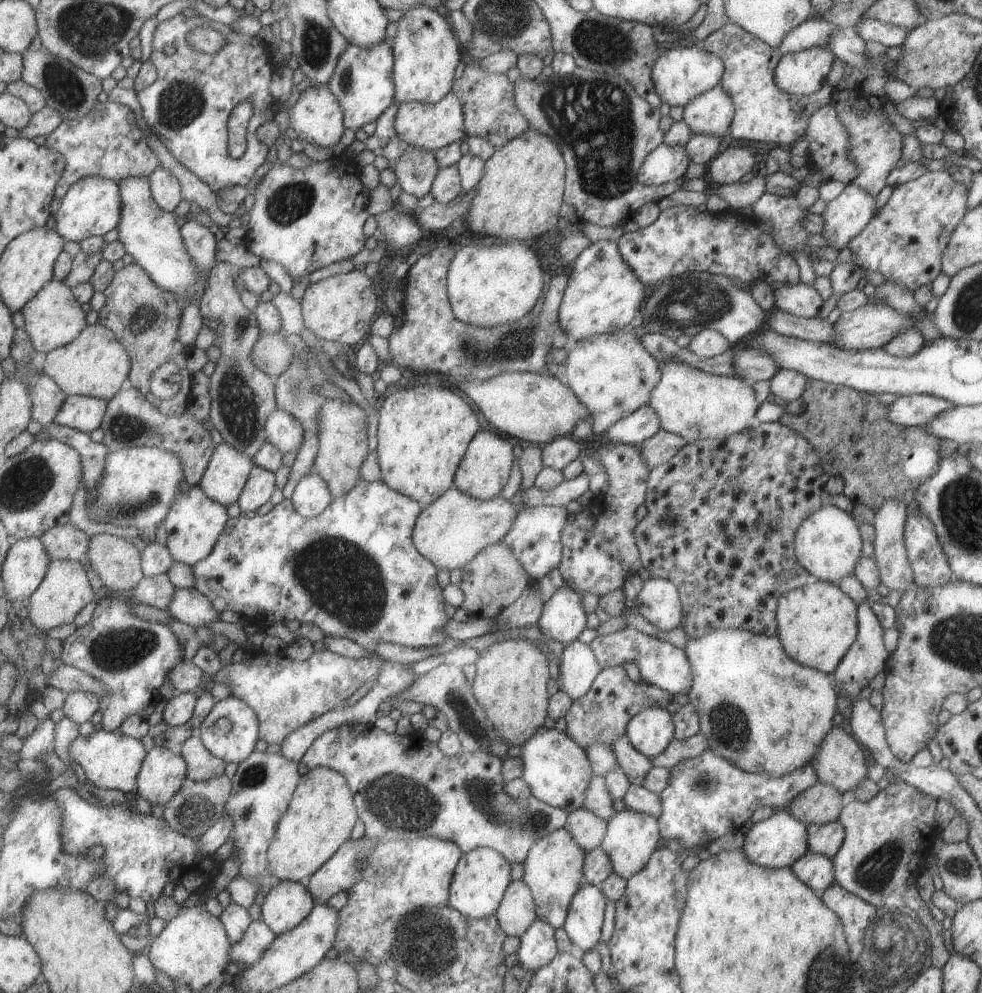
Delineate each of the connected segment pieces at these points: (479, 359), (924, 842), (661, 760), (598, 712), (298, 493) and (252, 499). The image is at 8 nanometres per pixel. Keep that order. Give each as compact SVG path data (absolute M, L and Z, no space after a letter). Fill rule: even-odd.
M567 223L560 232L562 235L556 244L557 252L568 268L563 269L562 274L550 278L540 315L534 322L531 322L528 314L518 321L493 328L474 327L458 321L453 316L446 291L446 274L454 255L453 250L445 246L420 256L406 272L404 298L400 304L405 320L388 338L391 362L398 367L408 368L420 379L428 372L465 381L484 381L501 373L515 371L541 372L546 363L545 355L551 350L552 335L559 332L558 306L562 301L569 268L577 255L592 243L575 223Z
M889 783L869 802L854 799L843 806L839 813L838 821L842 824L844 839L831 862L834 868L834 882L843 890L857 895L863 902L874 907L912 910L921 924L921 933L929 942L931 966L941 968L951 952L943 945L941 923L929 913L927 905L919 897L915 887L915 880L923 872L926 860L931 855L934 838L940 834L934 826L936 804L937 801L932 796L922 793L907 783Z
M699 731L692 737L671 739L661 754L651 758L652 766L672 769L677 763L695 758L707 749L706 736Z
M621 665L600 669L589 690L572 701L564 714L565 732L582 749L594 742L611 746L618 737L626 734L626 724L633 715L649 707L663 709L665 704L671 702L672 695L658 686L650 685L643 678L637 682L631 681Z
M315 472L305 475L297 483L295 492L290 498L297 512L305 518L316 517L332 504L332 500L327 483Z
M256 466L249 477L249 482L245 485L239 497L239 506L242 511L251 512L261 508L265 502L269 502L275 490L275 478L270 470Z

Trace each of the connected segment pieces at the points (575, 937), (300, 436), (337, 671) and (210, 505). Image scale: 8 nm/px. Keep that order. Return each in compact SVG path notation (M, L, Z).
M587 883L572 896L561 928L579 950L590 951L598 943L606 902L599 886Z
M275 409L266 424L268 441L280 450L280 453L297 452L304 442L304 432L301 423L289 413Z
M324 649L313 651L305 660L296 661L287 657L283 652L269 654L267 652L258 652L253 658L248 660L239 659L237 662L225 665L219 671L214 680L229 688L230 695L240 698L243 702L249 703L249 706L256 710L260 718L260 740L267 744L281 744L289 733L299 729L306 722L320 717L322 714L333 710L343 702L365 682L374 682L377 680L378 672L382 669L382 659L371 650L371 654L361 658L347 658L333 651Z
M199 485L185 493L179 493L163 526L167 530L167 546L177 563L196 565L205 560L220 541L221 533L227 528L227 507L212 499Z

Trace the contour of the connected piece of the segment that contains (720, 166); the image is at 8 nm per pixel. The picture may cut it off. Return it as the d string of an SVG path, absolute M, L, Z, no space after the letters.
M728 147L709 161L706 175L721 185L737 183L739 178L753 168L753 154L745 147Z

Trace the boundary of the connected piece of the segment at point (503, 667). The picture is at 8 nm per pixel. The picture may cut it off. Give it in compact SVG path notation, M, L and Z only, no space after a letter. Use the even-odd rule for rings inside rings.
M518 633L508 634L502 642L493 643L480 652L479 659L474 663L476 672L470 689L485 711L487 720L491 723L496 735L510 748L511 746L522 746L522 744L542 726L546 716L548 703L545 684L549 680L547 671L548 658L533 644L531 640L522 638Z

